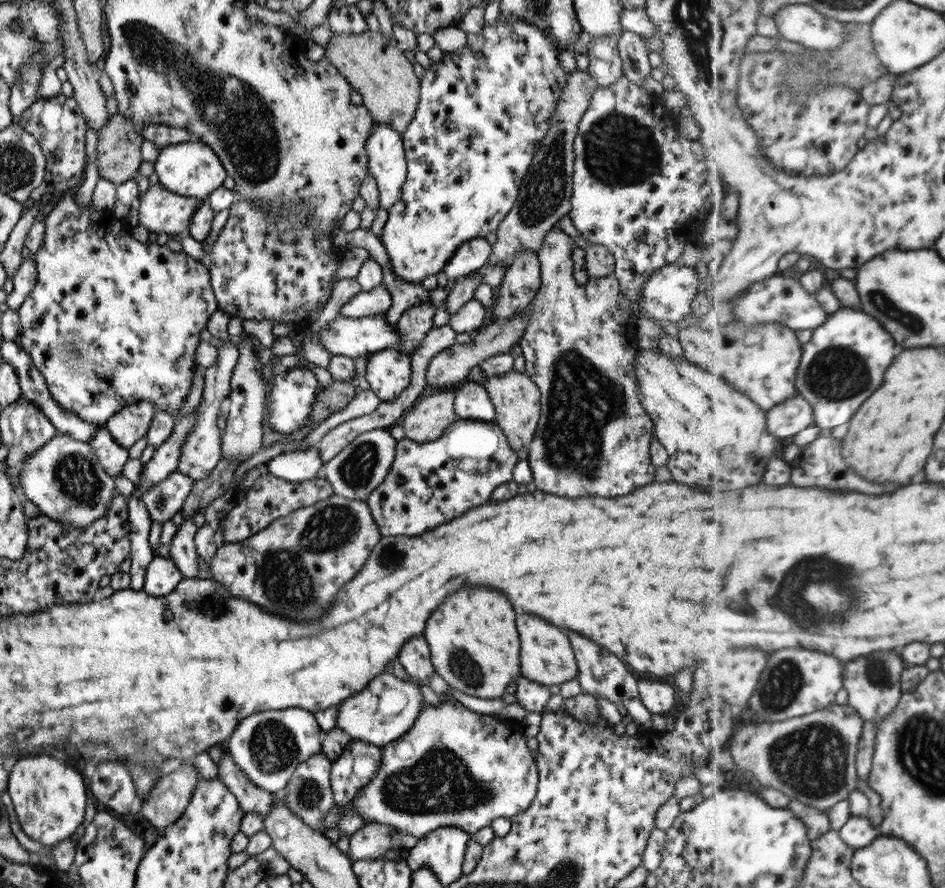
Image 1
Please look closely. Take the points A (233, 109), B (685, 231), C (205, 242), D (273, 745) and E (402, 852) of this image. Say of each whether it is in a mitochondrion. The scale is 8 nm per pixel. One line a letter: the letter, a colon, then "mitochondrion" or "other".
A: mitochondrion
B: other
C: other
D: mitochondrion
E: other

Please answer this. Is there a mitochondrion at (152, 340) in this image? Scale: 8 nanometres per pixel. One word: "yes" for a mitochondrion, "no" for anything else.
no

